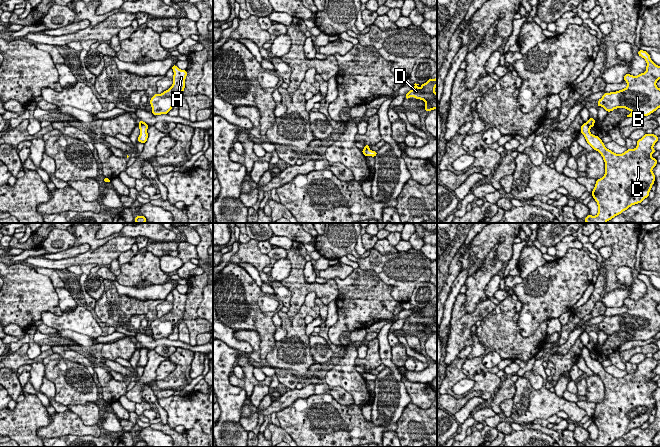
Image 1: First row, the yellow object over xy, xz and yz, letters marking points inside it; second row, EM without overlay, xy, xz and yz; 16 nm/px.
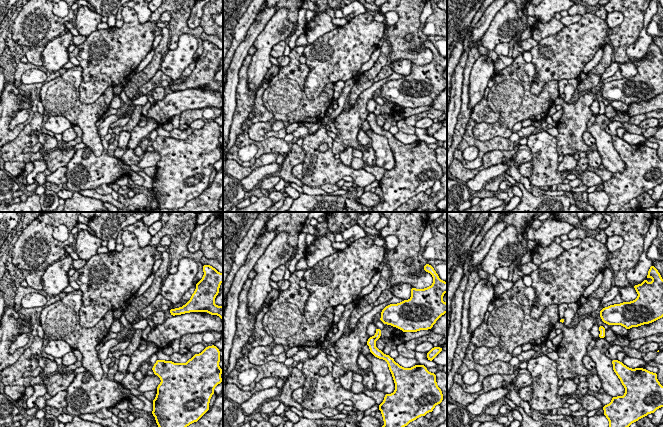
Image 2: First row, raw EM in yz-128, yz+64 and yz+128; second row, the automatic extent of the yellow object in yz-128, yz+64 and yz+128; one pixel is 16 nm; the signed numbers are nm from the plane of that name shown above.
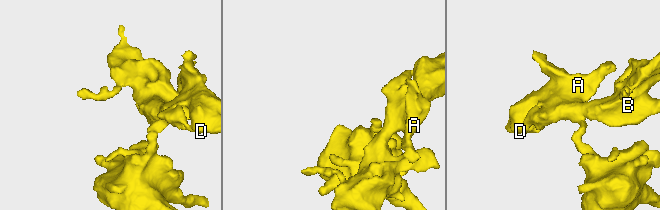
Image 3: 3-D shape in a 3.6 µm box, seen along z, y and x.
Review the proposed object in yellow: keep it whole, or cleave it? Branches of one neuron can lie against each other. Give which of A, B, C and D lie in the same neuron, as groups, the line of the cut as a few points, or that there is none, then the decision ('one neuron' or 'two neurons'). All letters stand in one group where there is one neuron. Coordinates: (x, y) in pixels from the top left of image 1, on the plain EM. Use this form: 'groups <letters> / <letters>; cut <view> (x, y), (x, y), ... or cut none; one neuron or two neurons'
groups A B D / C; cut xy (145, 347), (139, 349); two neurons

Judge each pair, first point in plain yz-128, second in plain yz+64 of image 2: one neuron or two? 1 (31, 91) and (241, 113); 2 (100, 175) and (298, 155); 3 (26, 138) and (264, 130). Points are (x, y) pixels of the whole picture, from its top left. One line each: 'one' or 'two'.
1: one
2: two
3: two

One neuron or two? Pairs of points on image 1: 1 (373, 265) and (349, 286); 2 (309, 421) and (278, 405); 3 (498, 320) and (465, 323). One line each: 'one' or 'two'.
1: two
2: two
3: two

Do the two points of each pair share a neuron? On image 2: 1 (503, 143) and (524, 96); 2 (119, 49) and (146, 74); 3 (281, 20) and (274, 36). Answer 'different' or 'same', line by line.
1: different
2: different
3: same

